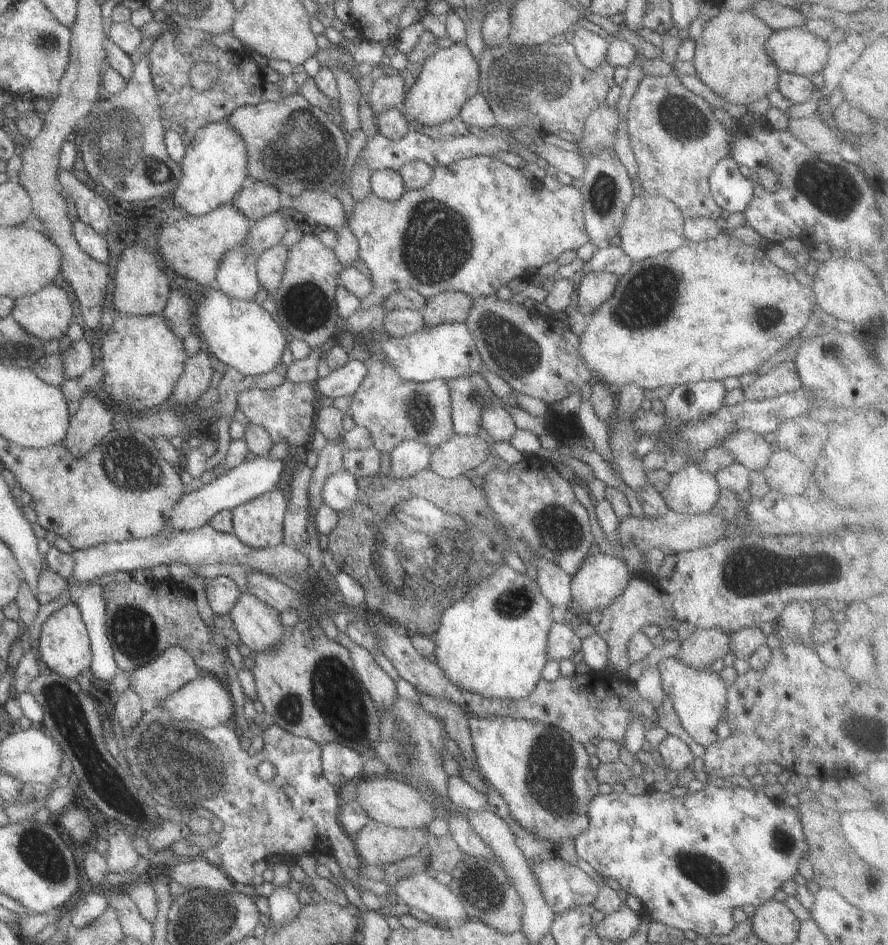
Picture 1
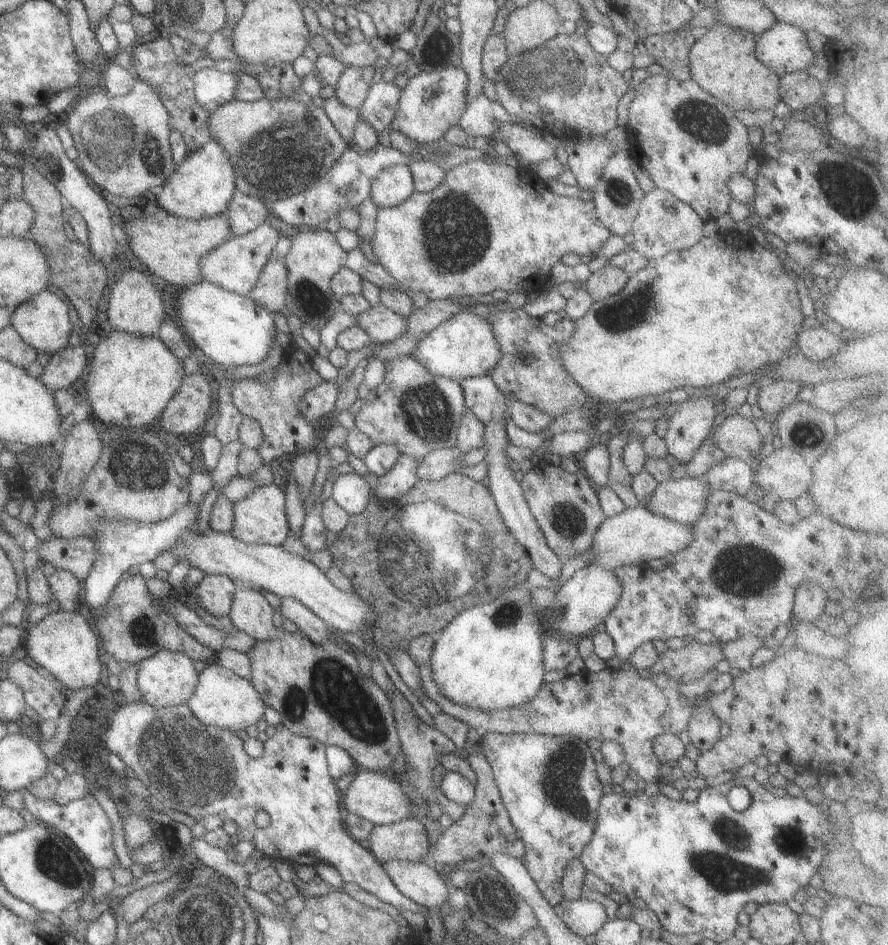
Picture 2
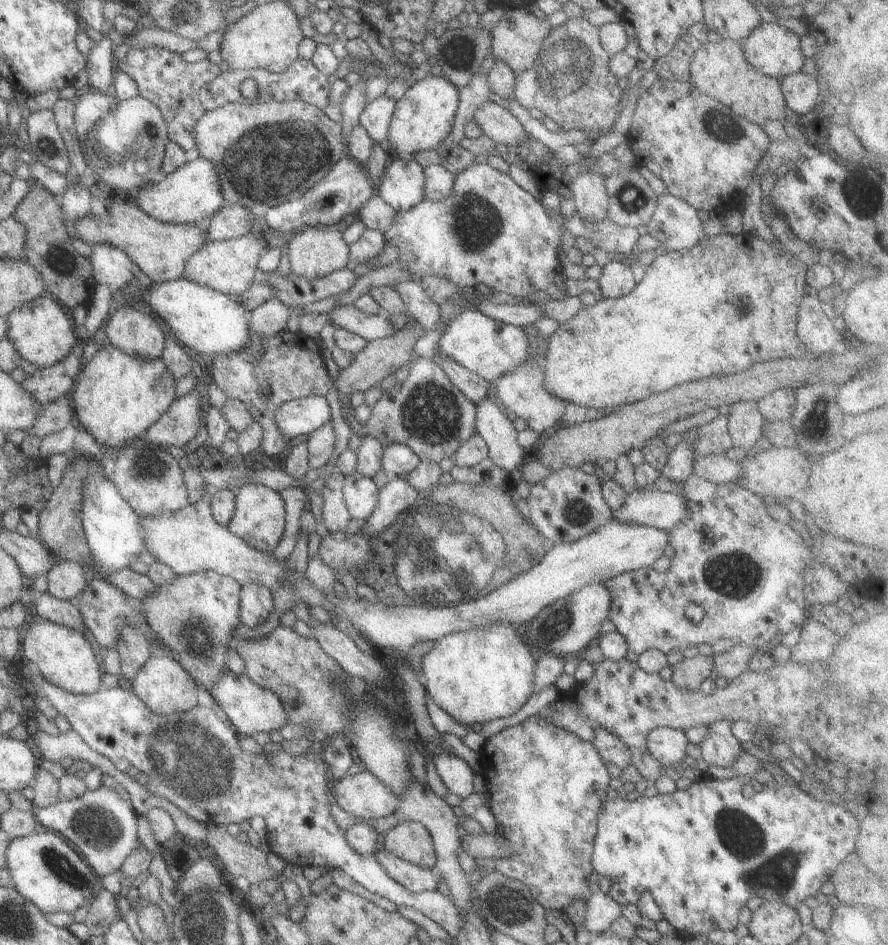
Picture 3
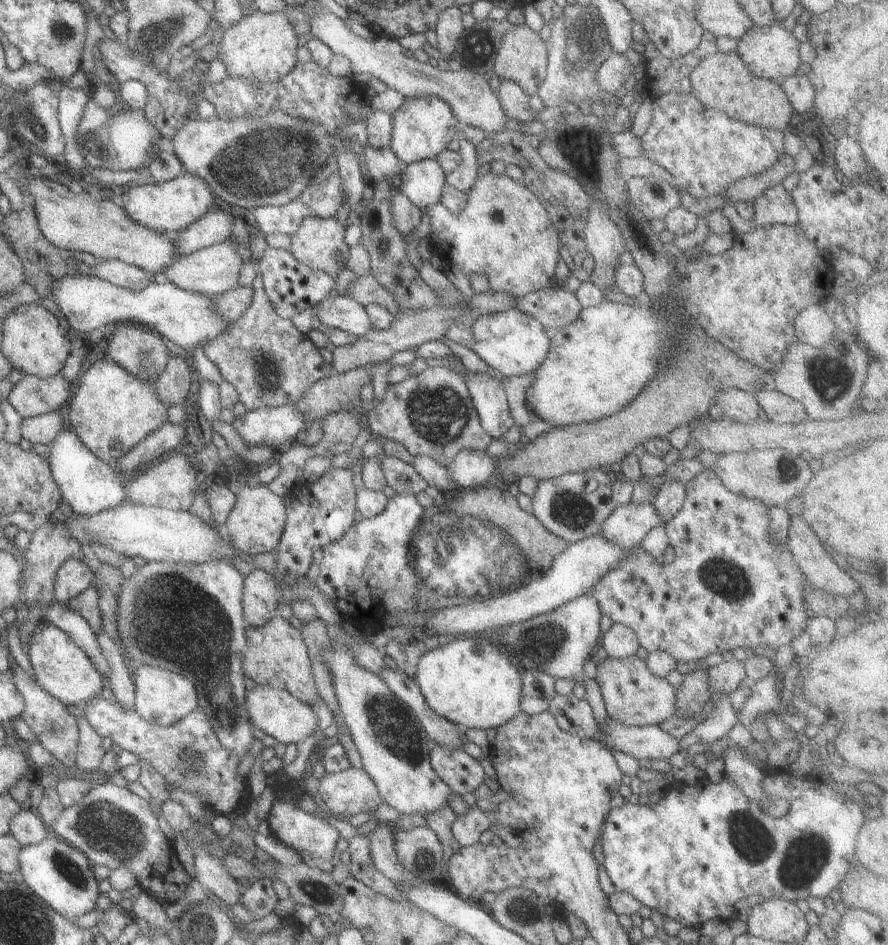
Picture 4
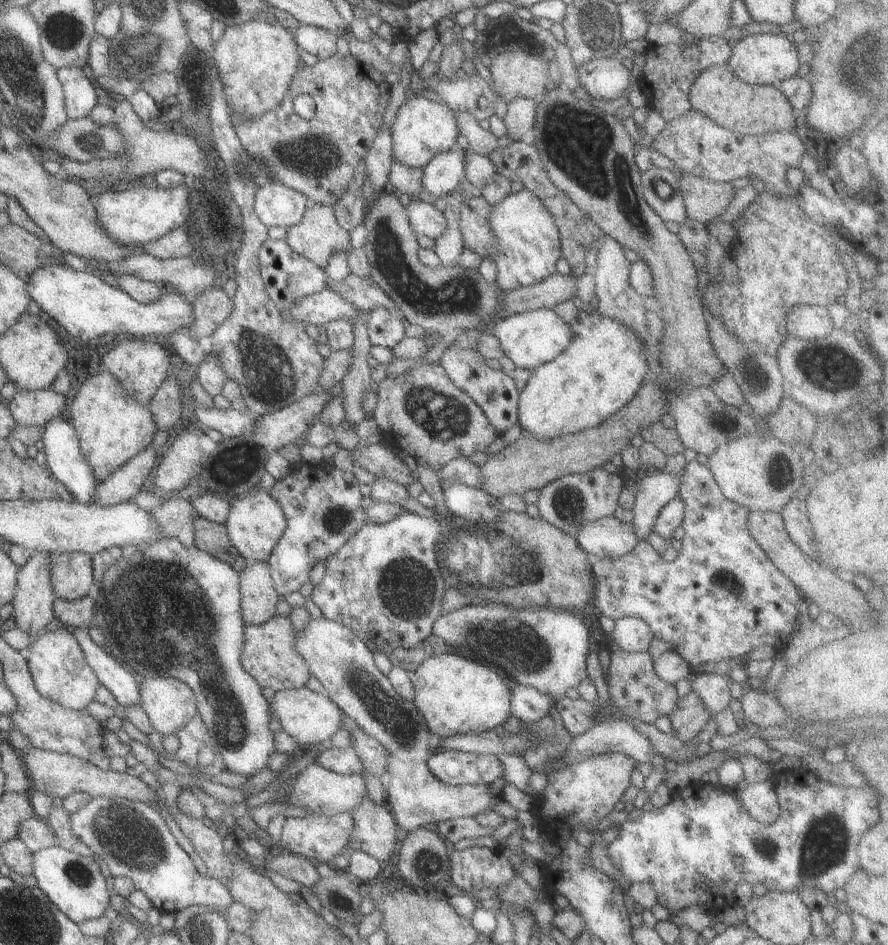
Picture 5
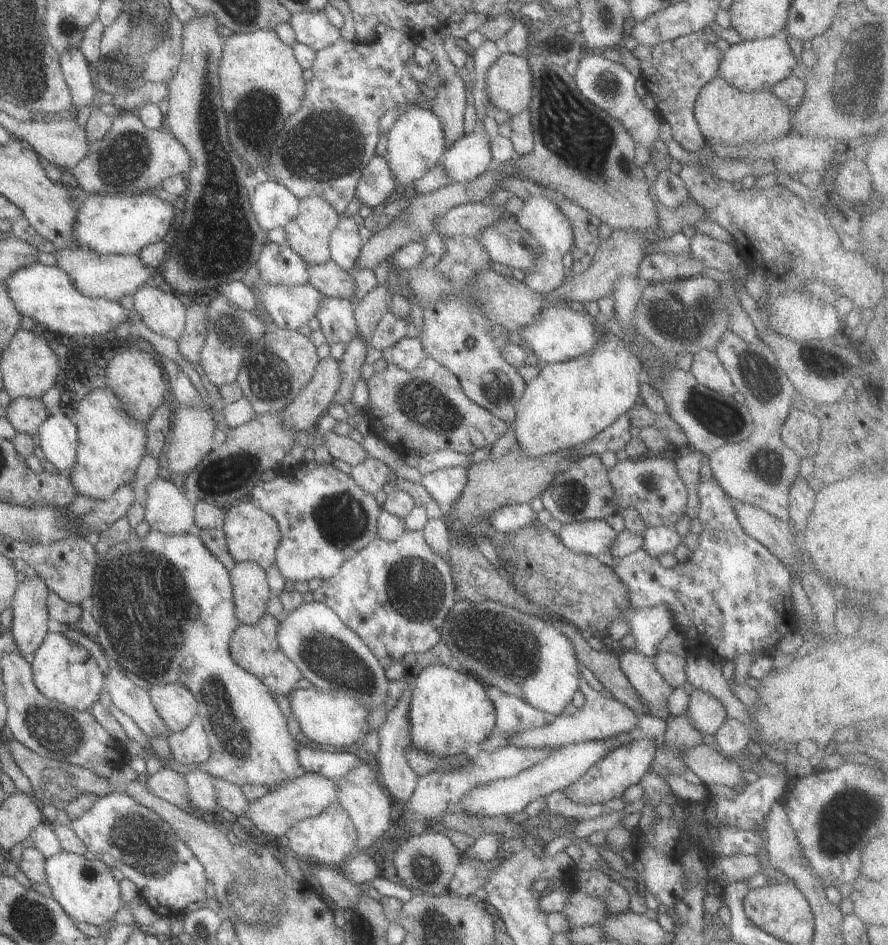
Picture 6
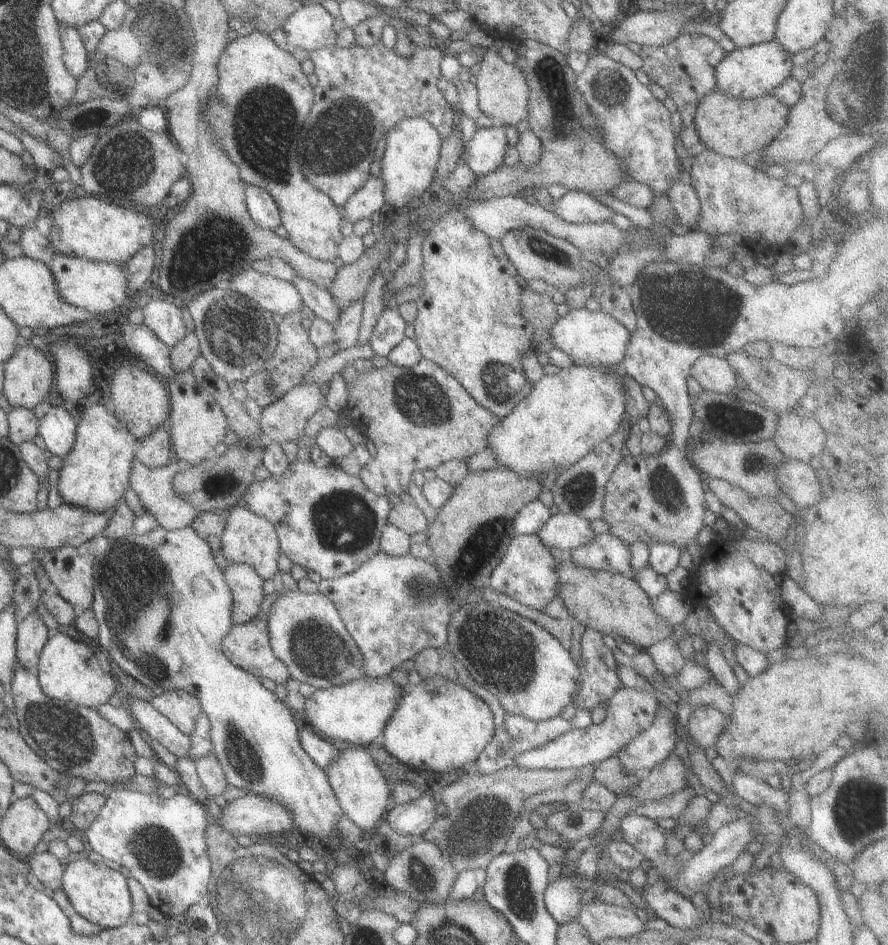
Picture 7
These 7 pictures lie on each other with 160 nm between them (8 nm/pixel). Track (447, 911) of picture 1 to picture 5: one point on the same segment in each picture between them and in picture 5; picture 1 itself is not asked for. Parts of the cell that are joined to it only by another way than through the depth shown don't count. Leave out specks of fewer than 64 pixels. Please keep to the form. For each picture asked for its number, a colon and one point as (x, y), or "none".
2: (419, 882)
3: (413, 878)
4: (381, 852)
5: (374, 828)

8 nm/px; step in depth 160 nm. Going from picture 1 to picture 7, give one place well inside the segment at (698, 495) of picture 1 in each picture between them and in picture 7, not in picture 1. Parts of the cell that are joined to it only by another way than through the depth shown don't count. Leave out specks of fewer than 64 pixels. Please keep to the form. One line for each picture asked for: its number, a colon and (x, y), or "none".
2: (682, 500)
3: (662, 510)
4: (629, 522)
5: (605, 537)
6: (592, 537)
7: (564, 531)

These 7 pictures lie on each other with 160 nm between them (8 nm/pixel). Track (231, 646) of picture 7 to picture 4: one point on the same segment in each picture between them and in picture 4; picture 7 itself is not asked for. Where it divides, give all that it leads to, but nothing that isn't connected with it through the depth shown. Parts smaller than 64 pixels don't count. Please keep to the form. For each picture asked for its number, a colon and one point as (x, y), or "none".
4: (274, 655)
5: (268, 655)
6: (253, 648)

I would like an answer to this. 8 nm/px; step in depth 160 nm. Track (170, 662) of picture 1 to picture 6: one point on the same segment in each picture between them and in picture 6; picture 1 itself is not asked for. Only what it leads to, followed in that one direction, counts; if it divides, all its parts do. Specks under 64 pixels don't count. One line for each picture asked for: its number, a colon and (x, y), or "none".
2: (166, 679)
3: (164, 686)
4: (162, 697)
5: (168, 704)
6: (175, 706)

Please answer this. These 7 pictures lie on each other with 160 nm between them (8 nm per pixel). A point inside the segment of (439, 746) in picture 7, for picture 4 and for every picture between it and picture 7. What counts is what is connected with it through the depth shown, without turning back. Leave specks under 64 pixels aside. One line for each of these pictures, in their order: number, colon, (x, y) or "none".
4: (469, 682)
5: (454, 694)
6: (449, 709)

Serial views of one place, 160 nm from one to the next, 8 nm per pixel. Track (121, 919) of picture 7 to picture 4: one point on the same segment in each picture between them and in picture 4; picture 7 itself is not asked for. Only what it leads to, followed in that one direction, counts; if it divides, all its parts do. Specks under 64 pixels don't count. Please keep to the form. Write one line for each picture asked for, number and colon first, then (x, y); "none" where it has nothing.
4: (60, 876)
5: (73, 883)
6: (85, 890)

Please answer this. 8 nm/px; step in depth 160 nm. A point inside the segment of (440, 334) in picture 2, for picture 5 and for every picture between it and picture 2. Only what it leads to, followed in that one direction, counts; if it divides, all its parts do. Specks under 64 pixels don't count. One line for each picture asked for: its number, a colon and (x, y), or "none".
3: (488, 348)
4: (514, 344)
5: (529, 339)

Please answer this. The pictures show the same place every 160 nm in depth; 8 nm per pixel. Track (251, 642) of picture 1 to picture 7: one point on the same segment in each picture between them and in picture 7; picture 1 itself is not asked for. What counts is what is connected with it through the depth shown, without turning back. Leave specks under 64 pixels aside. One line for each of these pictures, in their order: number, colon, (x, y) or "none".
2: (249, 612)
3: (255, 600)
4: (259, 599)
5: (258, 599)
6: (250, 592)
7: (245, 587)

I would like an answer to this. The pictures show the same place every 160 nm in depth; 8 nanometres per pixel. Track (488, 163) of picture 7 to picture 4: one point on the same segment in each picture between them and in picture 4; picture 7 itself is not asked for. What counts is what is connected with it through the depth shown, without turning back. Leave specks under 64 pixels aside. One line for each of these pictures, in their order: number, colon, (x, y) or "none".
4: (420, 182)
5: (443, 172)
6: (466, 158)

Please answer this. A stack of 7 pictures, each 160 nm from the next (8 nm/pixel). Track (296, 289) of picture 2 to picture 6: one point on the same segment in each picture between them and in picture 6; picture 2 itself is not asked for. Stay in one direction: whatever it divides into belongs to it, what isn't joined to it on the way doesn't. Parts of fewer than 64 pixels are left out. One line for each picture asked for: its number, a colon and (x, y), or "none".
3: (317, 251)
4: (317, 243)
5: (316, 236)
6: (307, 234)

